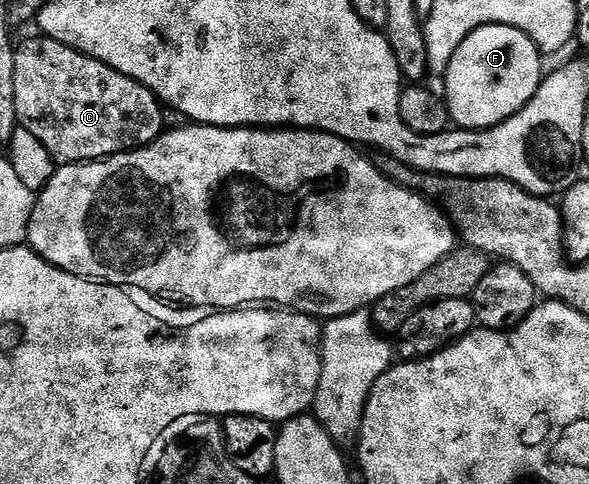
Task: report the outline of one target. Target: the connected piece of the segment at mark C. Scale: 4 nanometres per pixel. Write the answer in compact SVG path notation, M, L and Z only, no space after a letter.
M44 35L37 39L26 40L23 44L21 41L16 48L16 114L21 128L30 131L48 149L55 165L105 160L117 152L142 148L162 135L163 105L144 85L96 58L77 52L64 42L56 42Z

